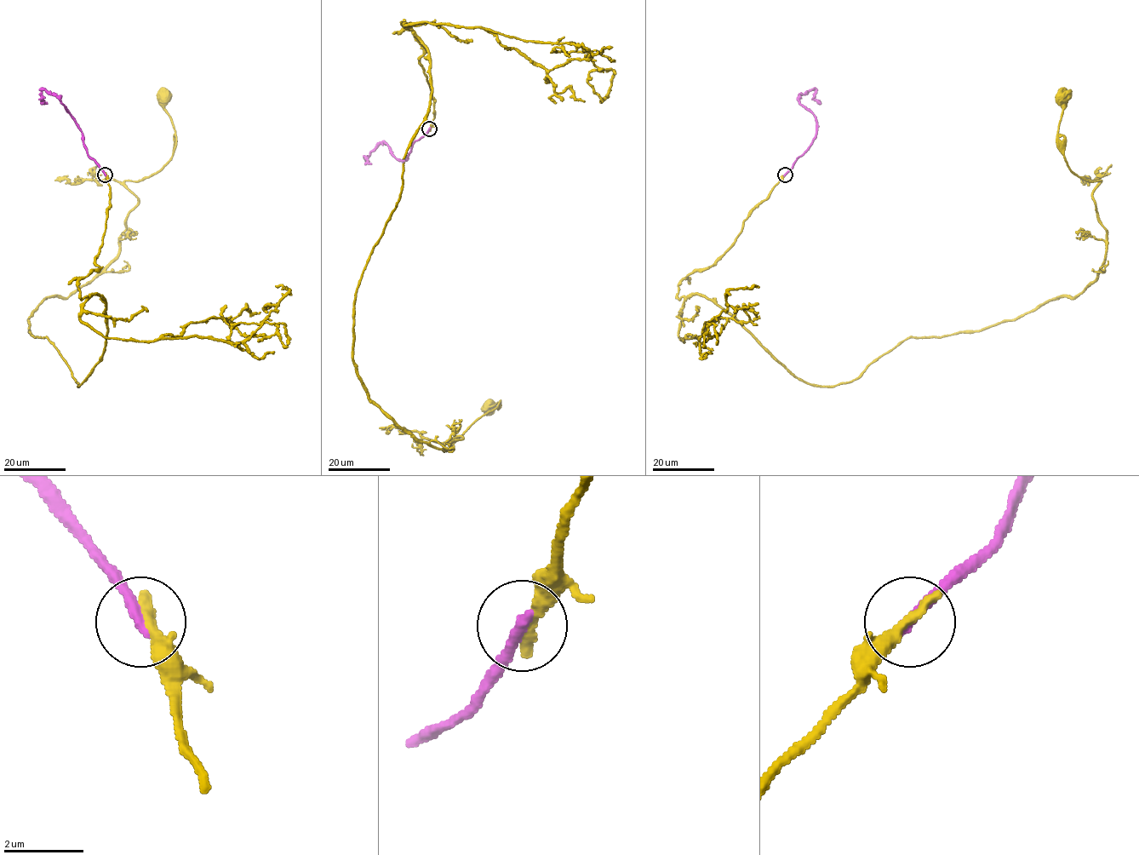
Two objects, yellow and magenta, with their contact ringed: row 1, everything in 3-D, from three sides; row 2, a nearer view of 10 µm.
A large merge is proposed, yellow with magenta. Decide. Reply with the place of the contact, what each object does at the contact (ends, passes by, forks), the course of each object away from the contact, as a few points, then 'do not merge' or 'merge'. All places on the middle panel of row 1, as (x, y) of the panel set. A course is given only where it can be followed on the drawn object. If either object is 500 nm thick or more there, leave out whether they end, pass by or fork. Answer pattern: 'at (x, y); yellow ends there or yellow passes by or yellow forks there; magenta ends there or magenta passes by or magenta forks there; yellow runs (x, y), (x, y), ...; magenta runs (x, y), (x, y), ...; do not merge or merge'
at (429, 129); yellow ends there; magenta ends there; yellow runs (430, 129), (402, 21), (432, 99), (352, 358), (444, 450), (488, 408); magenta runs (429, 129), (413, 144), (406, 160), (397, 160), (385, 143), (380, 143), (366, 158), (371, 163); do not merge

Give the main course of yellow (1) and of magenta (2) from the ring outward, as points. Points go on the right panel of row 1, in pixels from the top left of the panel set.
1: (785, 175), (678, 297), (835, 386), (1096, 278), (1101, 180), (1065, 160), (1064, 98)
2: (785, 175), (812, 141), (816, 132), (816, 117), (800, 103), (799, 95), (813, 89), (815, 98), (820, 103)

